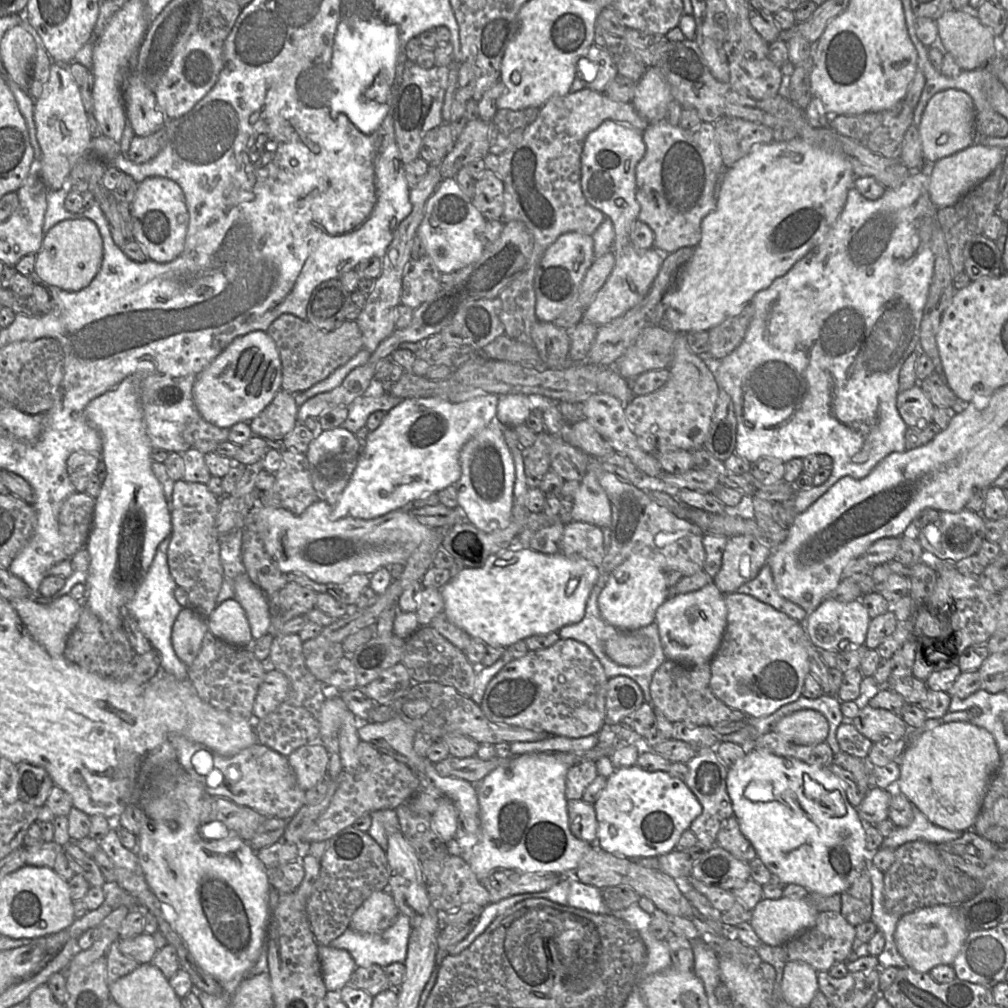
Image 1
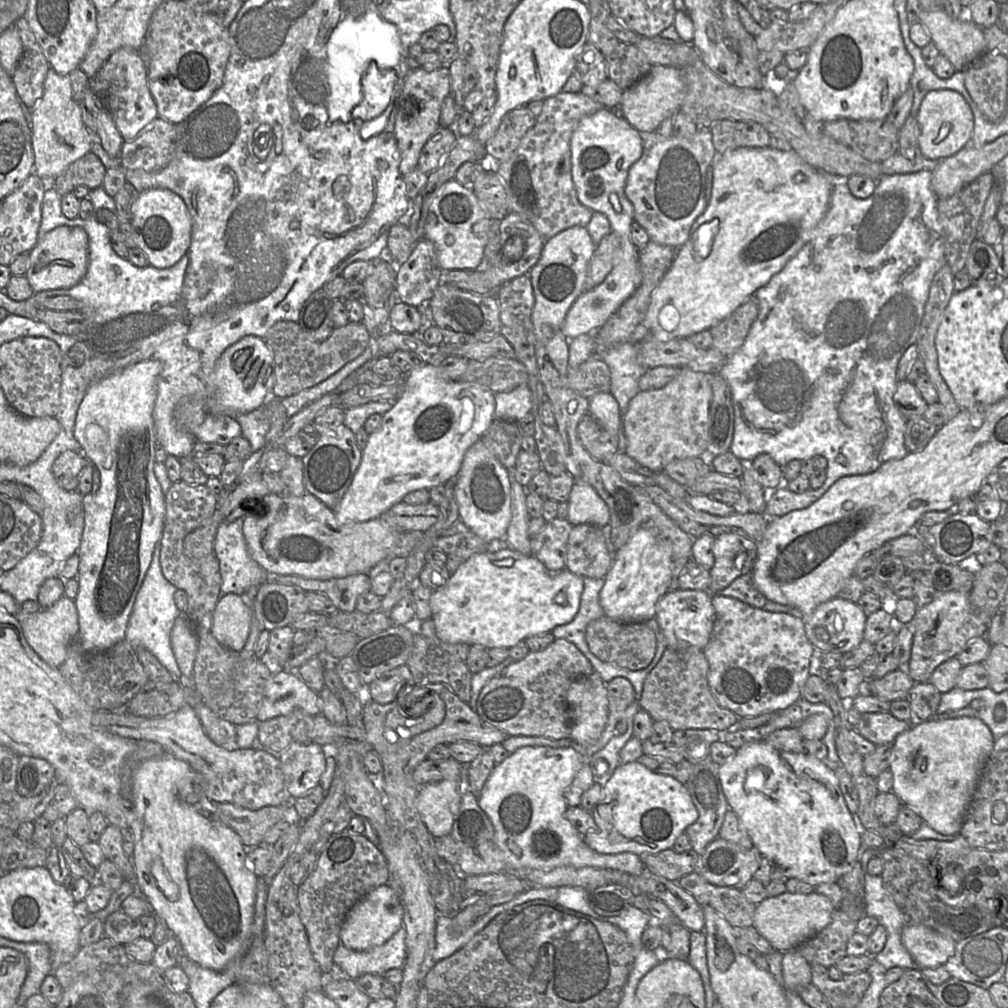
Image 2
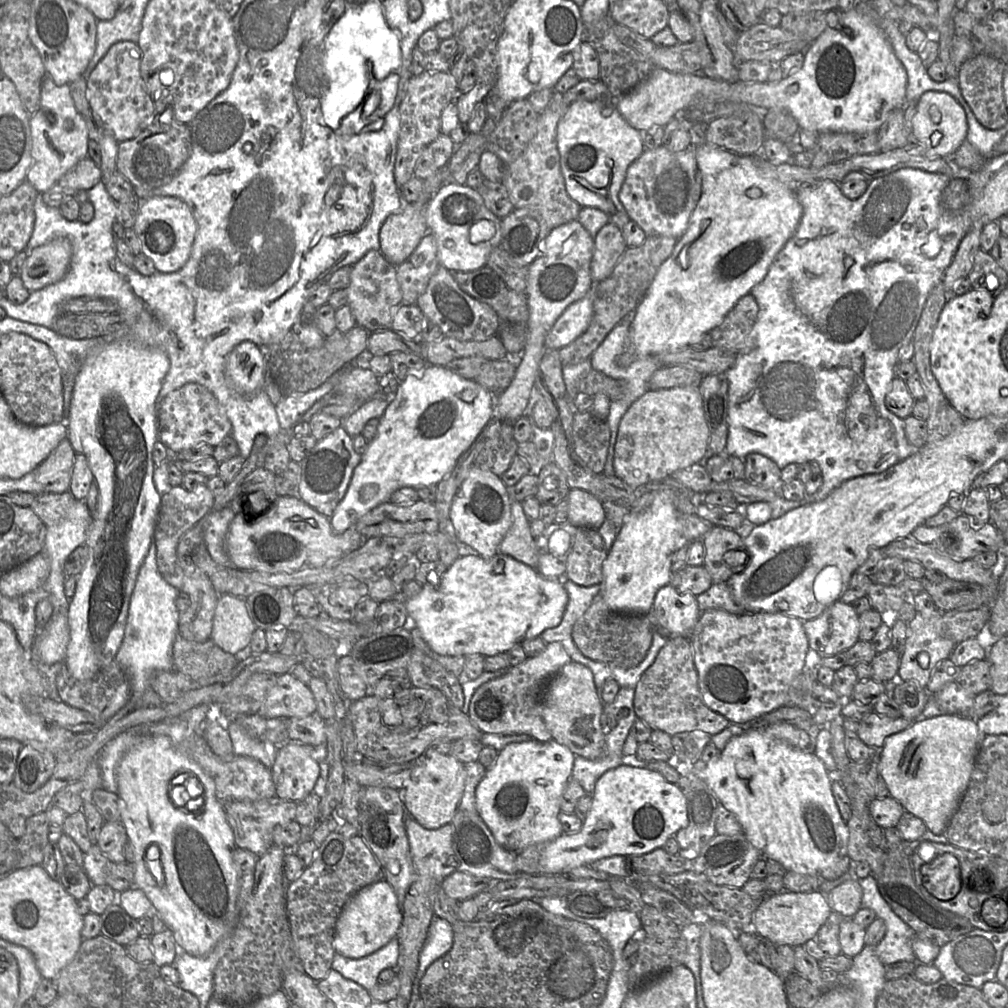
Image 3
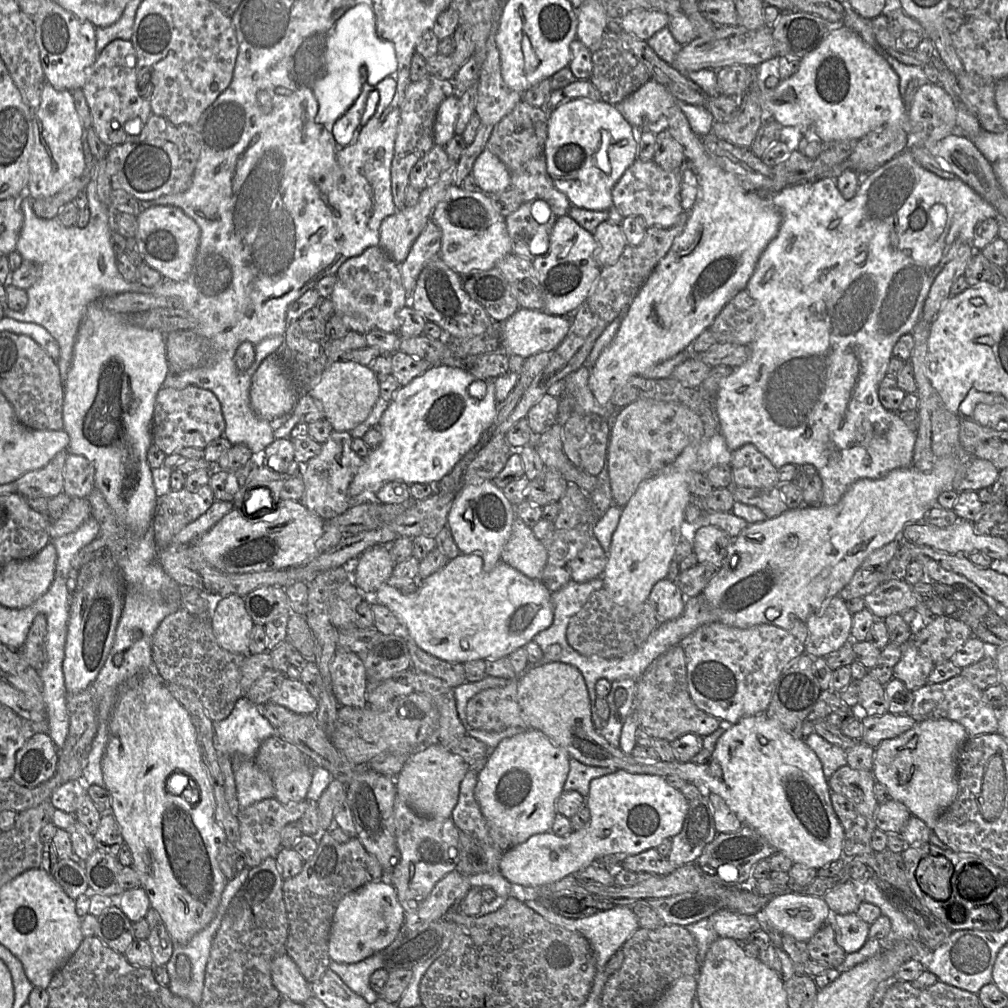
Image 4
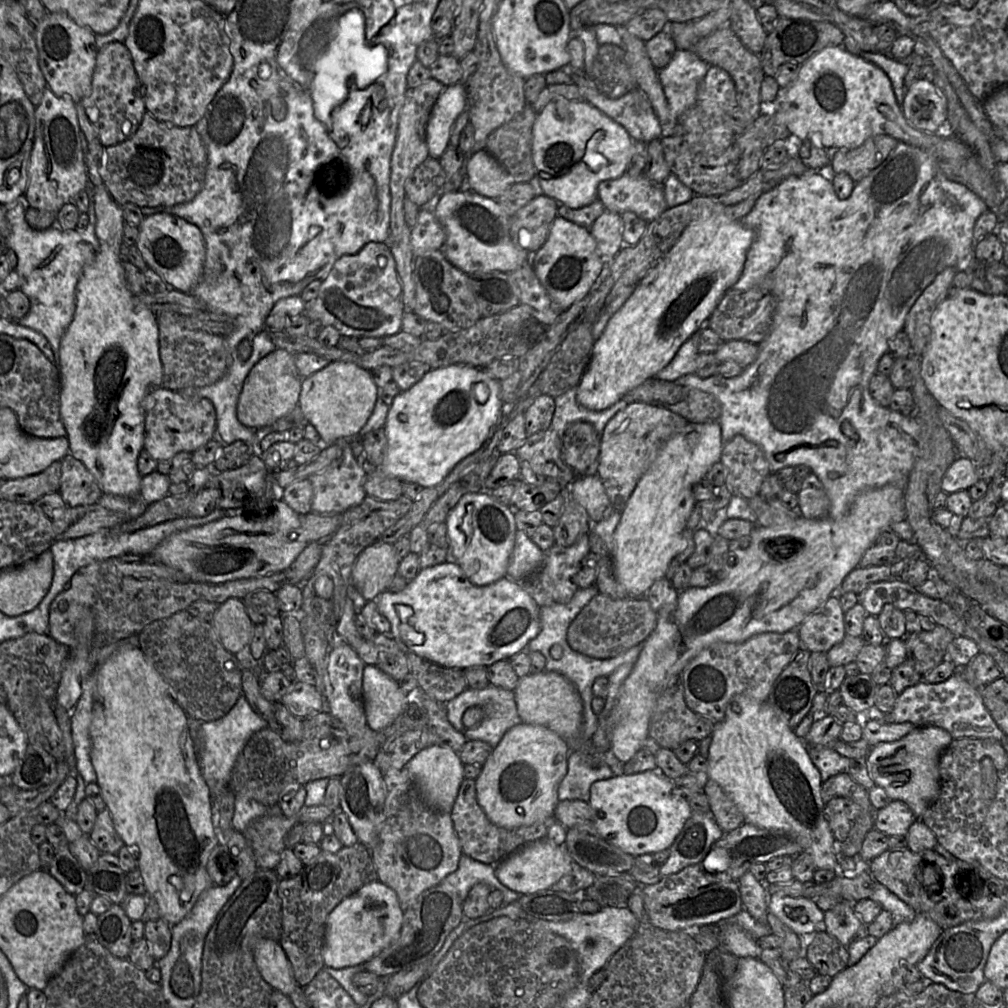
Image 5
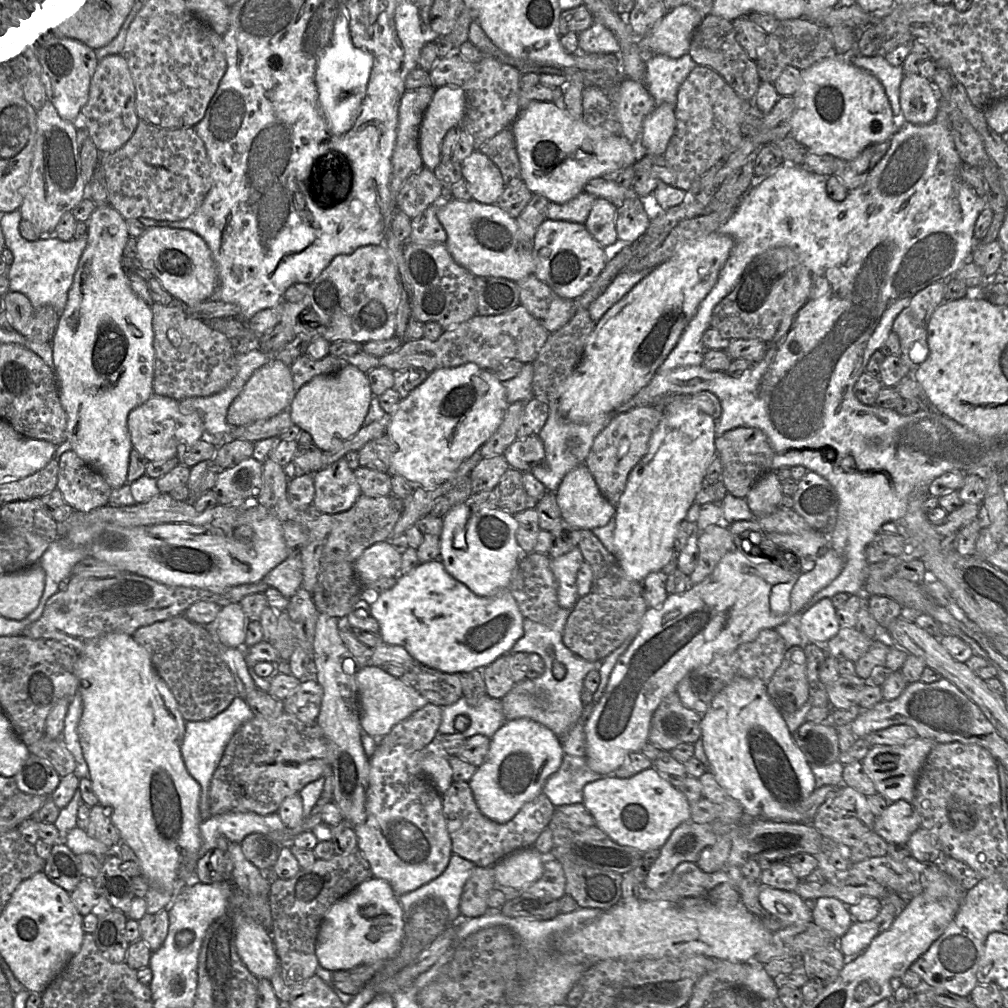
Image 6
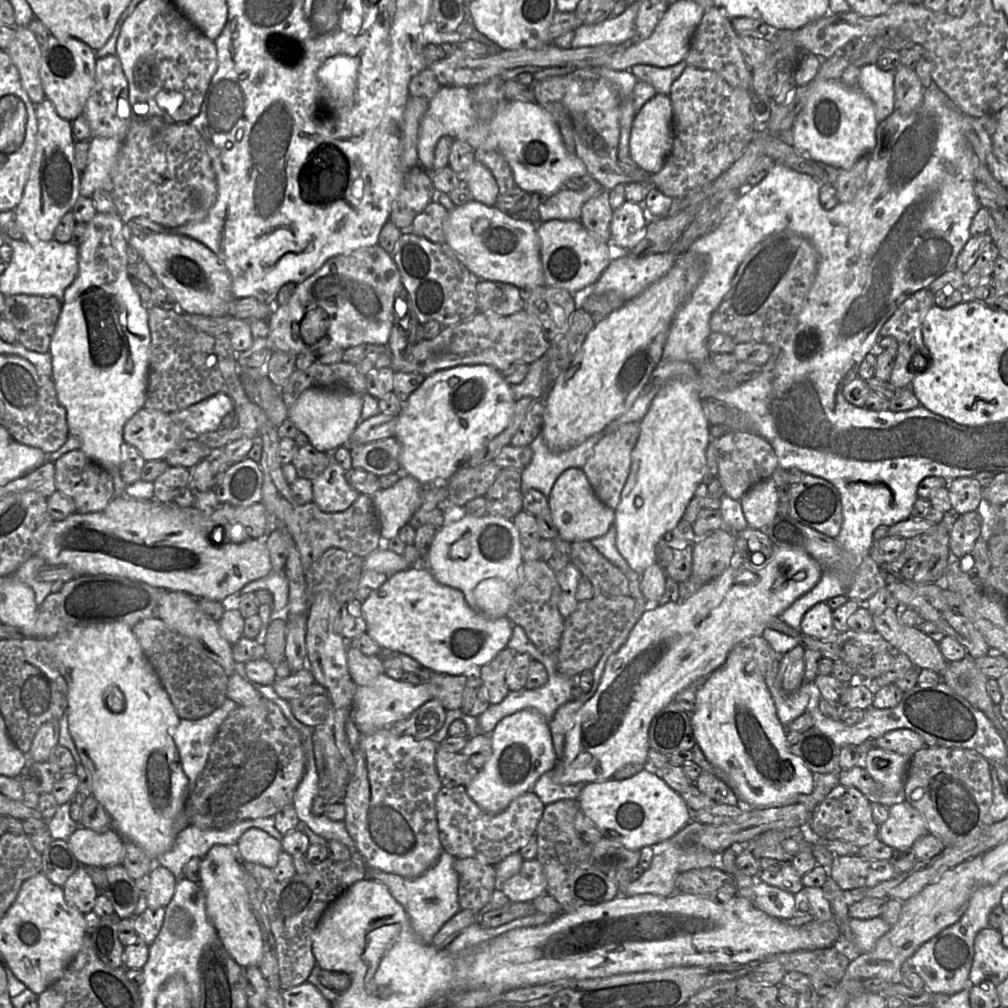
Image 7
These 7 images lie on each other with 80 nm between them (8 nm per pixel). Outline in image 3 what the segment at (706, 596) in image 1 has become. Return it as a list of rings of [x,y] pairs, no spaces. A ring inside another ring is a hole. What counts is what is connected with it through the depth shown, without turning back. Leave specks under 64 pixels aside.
[[[671,584],[665,585],[657,591],[651,612],[669,637],[689,637],[702,614],[696,596],[681,593]]]

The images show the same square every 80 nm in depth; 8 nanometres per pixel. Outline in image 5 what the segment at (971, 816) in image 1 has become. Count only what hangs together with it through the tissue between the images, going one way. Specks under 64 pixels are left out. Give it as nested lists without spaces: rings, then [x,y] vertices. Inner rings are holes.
[[[925,726],[916,727],[900,740],[871,747],[866,760],[875,785],[882,787],[891,800],[905,802],[917,819],[921,819],[939,794],[939,758],[952,740],[948,731],[936,726]]]

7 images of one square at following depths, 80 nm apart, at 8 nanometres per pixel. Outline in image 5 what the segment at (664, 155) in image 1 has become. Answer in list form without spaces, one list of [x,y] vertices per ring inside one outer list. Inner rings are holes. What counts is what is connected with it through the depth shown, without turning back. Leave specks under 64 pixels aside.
[[[624,173],[618,178],[600,182],[597,192],[607,210],[620,215],[633,212],[647,223],[669,208],[662,185],[644,175],[631,177]]]

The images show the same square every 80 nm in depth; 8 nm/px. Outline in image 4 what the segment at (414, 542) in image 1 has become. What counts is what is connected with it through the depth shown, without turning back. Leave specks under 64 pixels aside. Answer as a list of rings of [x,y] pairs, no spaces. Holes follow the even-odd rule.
[[[280,499],[261,515],[248,516],[233,509],[196,544],[208,563],[227,573],[282,570],[310,562],[318,555],[315,545],[324,533],[324,523],[302,502]]]

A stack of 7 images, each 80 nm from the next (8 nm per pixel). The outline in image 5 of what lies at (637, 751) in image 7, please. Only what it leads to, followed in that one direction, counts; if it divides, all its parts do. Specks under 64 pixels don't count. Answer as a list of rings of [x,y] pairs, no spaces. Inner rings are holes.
[[[887,484],[883,487],[866,490],[860,493],[855,498],[849,511],[839,520],[833,520],[829,517],[822,519],[807,519],[799,515],[795,520],[782,525],[761,527],[755,524],[749,535],[737,540],[730,540],[730,554],[727,554],[727,556],[725,554],[720,577],[715,582],[705,587],[688,587],[686,590],[679,592],[674,604],[664,606],[656,612],[657,619],[655,628],[642,643],[640,654],[633,664],[630,674],[621,685],[615,704],[609,715],[609,740],[612,753],[621,762],[625,763],[641,748],[641,742],[648,736],[649,720],[658,695],[667,686],[670,679],[681,674],[689,661],[703,649],[717,642],[738,643],[763,632],[787,632],[798,627],[804,618],[829,599],[833,590],[841,585],[846,576],[859,566],[864,553],[876,541],[879,535],[882,532],[889,530],[893,523],[905,520],[904,493],[905,488]]]

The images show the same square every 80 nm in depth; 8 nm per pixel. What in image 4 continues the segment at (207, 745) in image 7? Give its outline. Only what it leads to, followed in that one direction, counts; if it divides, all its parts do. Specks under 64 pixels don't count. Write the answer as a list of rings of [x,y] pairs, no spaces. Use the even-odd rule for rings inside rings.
[[[246,695],[237,699],[231,714],[219,722],[213,724],[213,745],[216,752],[234,755],[242,755],[246,758],[254,758],[262,742],[275,735],[275,728],[262,714],[259,706],[250,702]]]

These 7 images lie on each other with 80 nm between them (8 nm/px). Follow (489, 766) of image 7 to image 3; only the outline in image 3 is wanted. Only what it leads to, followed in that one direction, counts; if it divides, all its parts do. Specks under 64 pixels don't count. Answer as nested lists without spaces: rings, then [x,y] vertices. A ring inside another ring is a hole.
[[[531,738],[510,743],[499,751],[495,764],[487,769],[475,791],[478,813],[498,844],[517,855],[530,845],[563,834],[558,815],[575,758],[567,746],[552,739],[540,742]]]

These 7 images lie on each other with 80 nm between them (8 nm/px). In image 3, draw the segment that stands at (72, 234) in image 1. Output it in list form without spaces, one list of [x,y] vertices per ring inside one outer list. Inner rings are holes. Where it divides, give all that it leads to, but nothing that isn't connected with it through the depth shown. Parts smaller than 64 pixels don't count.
[[[65,237],[33,248],[19,274],[24,286],[32,292],[60,281],[69,269],[71,255],[71,243]]]

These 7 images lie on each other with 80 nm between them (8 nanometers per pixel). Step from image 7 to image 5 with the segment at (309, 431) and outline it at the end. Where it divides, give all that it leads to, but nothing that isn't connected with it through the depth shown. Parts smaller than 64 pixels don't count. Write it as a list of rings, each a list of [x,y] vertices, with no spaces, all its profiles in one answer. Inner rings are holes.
[[[332,361],[326,367],[307,378],[302,378],[298,405],[309,424],[312,424],[321,436],[324,444],[332,445],[339,439],[354,438],[371,416],[378,396],[370,371],[343,361]]]

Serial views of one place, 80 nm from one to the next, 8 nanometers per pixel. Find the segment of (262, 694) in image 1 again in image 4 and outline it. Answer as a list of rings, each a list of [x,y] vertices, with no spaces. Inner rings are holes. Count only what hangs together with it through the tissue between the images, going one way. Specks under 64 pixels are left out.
[[[285,677],[281,687],[269,702],[283,706],[298,714],[316,714],[318,701],[300,681]]]

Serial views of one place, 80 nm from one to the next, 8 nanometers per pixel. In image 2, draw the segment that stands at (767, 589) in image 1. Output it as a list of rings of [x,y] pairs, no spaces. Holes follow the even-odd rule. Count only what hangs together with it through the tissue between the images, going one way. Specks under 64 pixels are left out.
[[[751,573],[741,575],[733,580],[729,586],[713,595],[736,598],[752,607],[773,613],[785,613],[801,619],[805,623],[806,617],[795,607],[782,605],[765,597],[753,583]]]

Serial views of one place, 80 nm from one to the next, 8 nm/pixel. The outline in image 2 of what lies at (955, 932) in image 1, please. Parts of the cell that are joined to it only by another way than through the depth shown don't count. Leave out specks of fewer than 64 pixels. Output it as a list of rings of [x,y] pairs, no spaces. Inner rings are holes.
[[[907,924],[901,941],[918,969],[944,965],[954,954],[956,941],[920,924]]]

